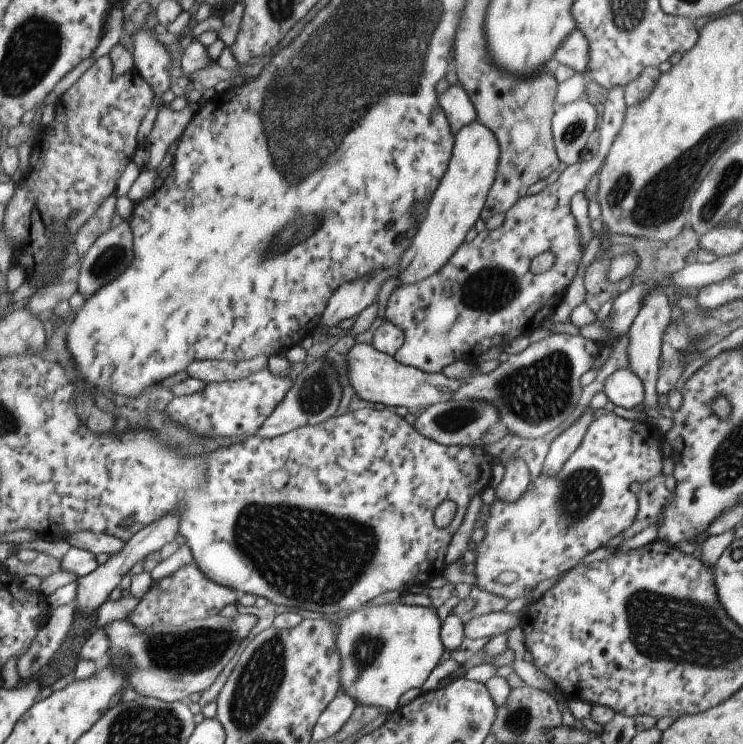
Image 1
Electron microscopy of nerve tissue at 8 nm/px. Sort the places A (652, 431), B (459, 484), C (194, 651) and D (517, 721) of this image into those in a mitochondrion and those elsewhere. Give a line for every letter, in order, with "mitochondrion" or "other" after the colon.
A: other
B: other
C: mitochondrion
D: mitochondrion

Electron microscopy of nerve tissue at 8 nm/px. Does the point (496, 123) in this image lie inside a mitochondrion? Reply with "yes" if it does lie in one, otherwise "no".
no

